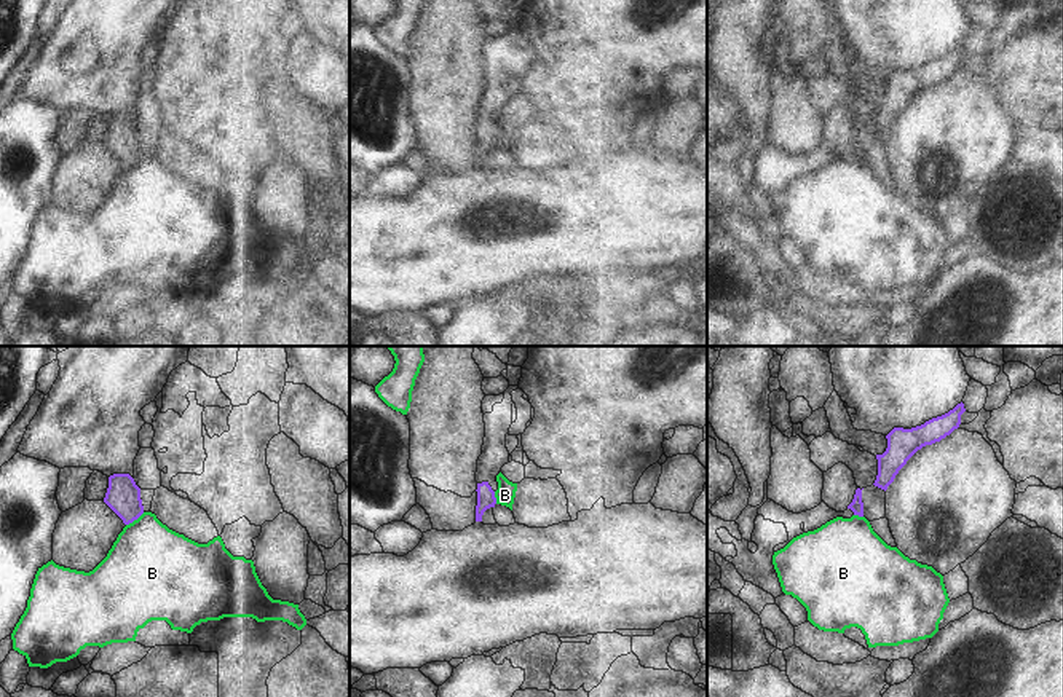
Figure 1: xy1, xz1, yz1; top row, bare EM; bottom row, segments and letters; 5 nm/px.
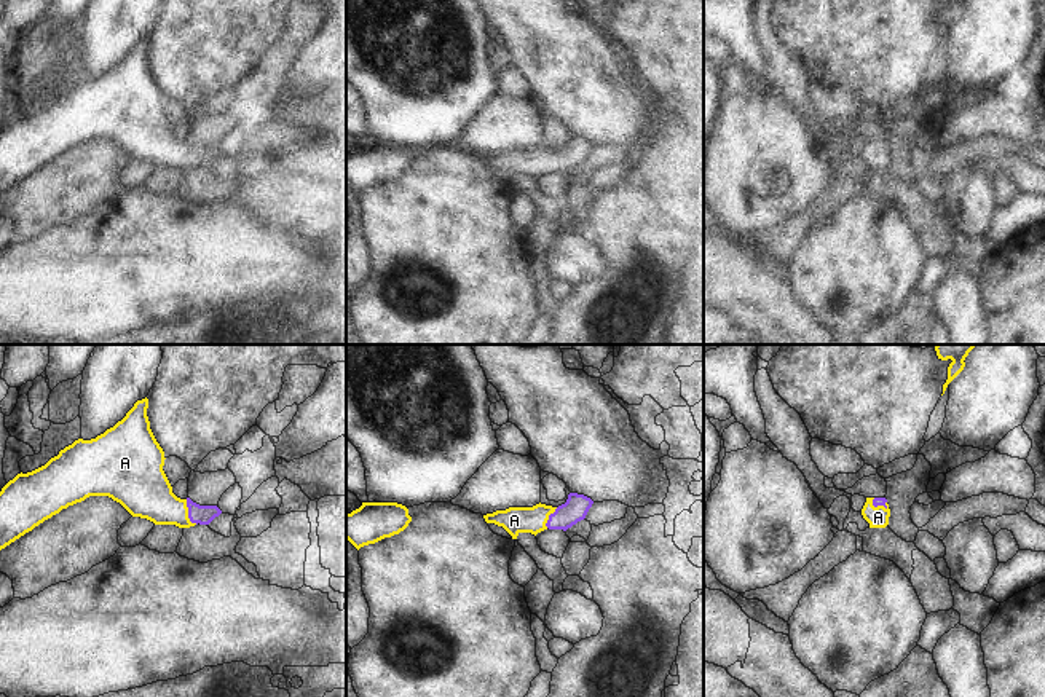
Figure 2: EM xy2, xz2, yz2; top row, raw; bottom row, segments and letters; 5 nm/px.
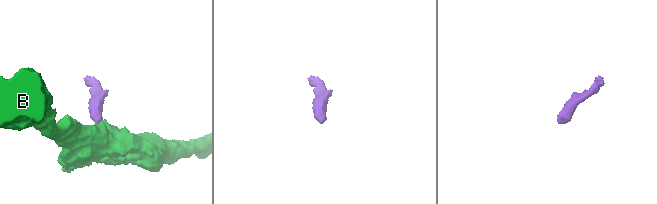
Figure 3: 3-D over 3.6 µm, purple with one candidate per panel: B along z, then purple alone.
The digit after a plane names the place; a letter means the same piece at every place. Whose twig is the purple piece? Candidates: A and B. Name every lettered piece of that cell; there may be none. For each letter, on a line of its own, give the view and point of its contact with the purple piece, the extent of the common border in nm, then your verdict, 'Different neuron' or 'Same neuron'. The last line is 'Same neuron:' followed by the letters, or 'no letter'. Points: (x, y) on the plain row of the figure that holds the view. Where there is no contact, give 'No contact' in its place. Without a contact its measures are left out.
A: Touches purple at xy2 (189, 157). Shared border 140 nm. Same neuron
B: Touches purple at xy1 (134, 161). Shared border 120 nm. Different neuron
Same neuron: A.

